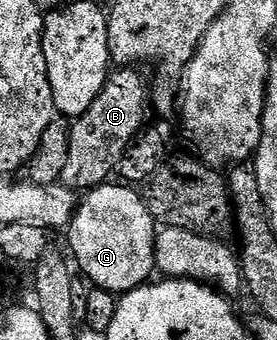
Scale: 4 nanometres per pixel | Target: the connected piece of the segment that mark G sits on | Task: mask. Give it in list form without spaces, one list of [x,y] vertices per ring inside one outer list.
[[[106,183],[84,197],[65,233],[73,259],[84,277],[114,297],[146,284],[156,268],[157,224],[144,196],[136,188]]]

